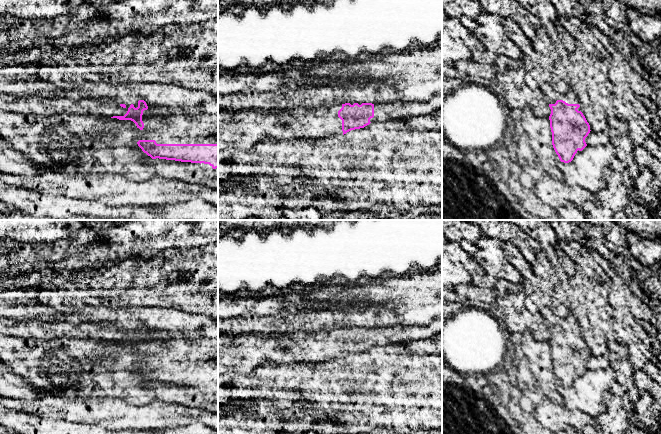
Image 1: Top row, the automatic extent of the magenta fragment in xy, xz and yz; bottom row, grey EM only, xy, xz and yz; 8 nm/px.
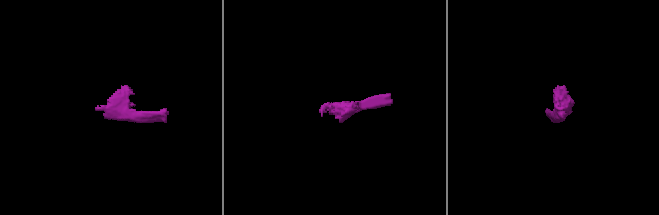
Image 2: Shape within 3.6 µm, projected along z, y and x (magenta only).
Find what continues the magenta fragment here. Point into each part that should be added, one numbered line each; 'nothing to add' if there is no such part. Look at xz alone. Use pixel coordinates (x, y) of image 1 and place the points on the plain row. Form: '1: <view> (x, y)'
1: xz (242, 353)

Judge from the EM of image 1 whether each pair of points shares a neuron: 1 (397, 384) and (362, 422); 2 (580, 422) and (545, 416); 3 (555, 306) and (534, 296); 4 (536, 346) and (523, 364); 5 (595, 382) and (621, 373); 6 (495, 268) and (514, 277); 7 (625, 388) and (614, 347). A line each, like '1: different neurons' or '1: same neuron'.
1: same neuron
2: same neuron
3: same neuron
4: different neurons
5: different neurons
6: same neuron
7: same neuron

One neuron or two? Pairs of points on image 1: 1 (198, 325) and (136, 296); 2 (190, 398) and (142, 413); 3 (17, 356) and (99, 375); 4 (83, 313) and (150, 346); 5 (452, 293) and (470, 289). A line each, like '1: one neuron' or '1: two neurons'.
1: two neurons
2: two neurons
3: one neuron
4: one neuron
5: one neuron

